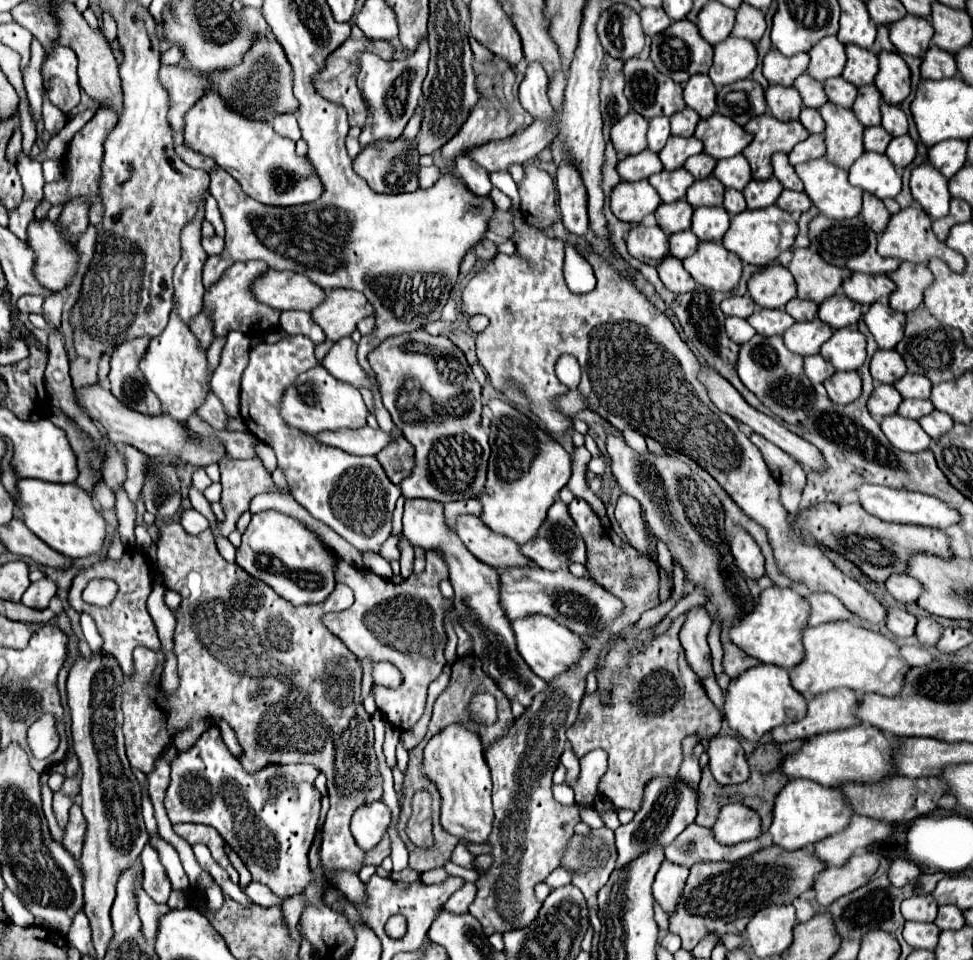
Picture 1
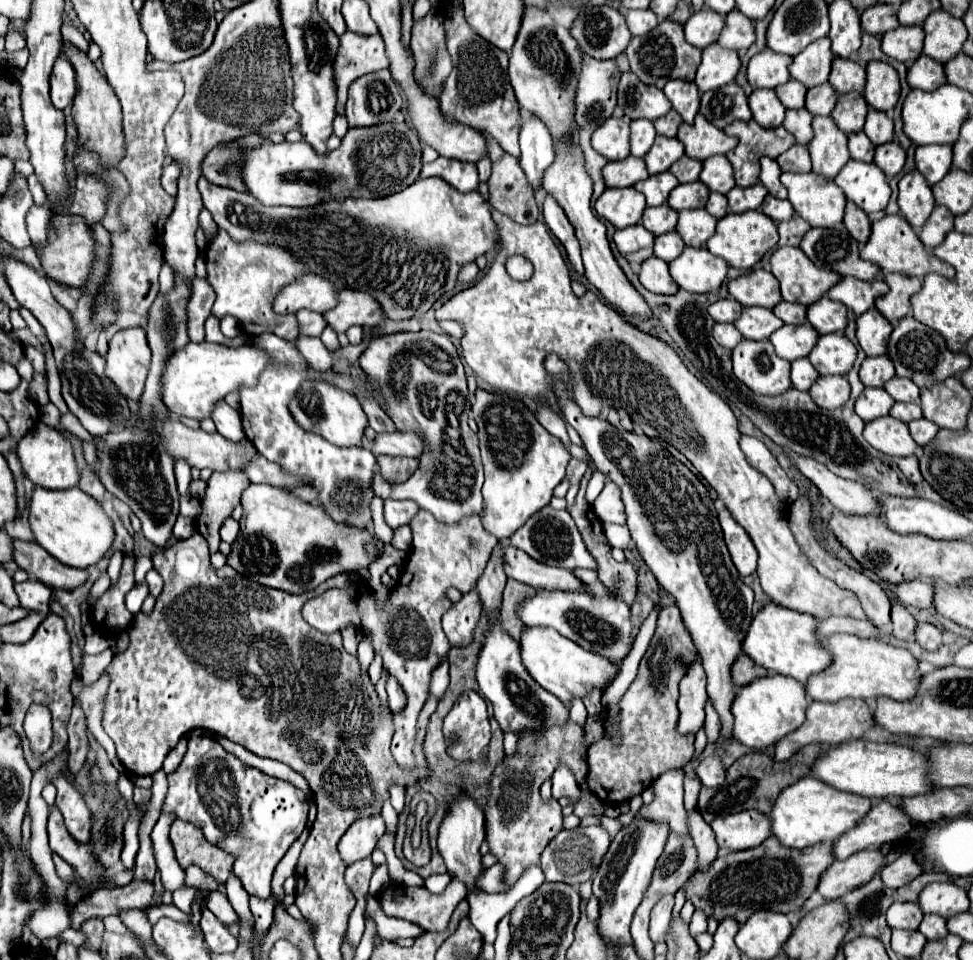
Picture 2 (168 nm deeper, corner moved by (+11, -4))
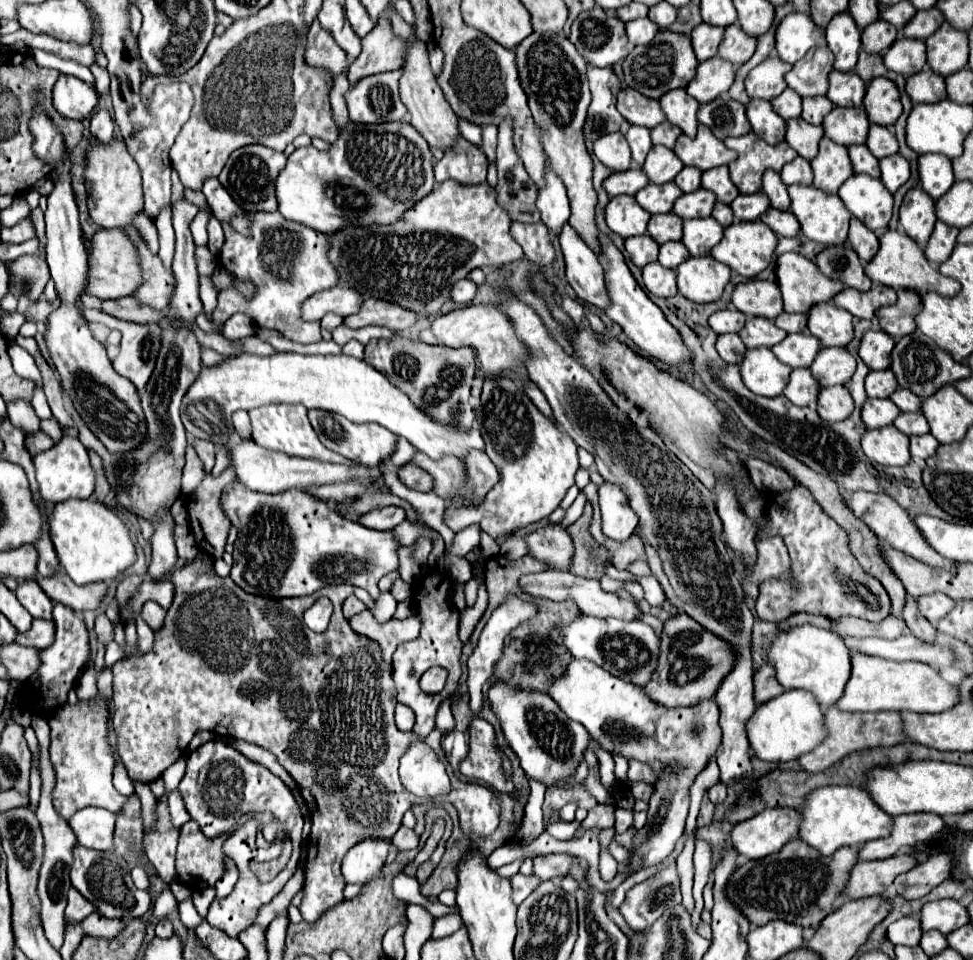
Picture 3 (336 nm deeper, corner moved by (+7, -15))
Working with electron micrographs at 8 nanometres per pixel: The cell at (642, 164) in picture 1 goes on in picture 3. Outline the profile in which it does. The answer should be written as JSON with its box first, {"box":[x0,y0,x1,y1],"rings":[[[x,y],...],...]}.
{"box":[604,169,648,197],"rings":[[[628,169],[628,171],[622,171],[622,173],[612,173],[604,181],[604,189],[606,189],[608,197],[636,195],[646,185],[648,185],[648,179],[640,169]]]}

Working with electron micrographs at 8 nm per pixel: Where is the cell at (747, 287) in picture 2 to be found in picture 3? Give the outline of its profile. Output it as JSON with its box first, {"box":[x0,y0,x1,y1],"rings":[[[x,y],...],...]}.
{"box":[732,279,782,319],"rings":[[[750,279],[732,291],[732,303],[748,317],[774,319],[782,313],[782,295],[776,283]]]}

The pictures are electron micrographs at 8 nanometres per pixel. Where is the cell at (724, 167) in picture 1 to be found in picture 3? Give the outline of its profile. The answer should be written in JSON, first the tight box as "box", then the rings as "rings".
{"box":[702,165,740,203],"rings":[[[726,165],[704,171],[702,173],[702,187],[712,191],[716,195],[716,199],[722,203],[732,203],[732,199],[740,195],[736,185],[730,181],[730,173],[728,173]]]}

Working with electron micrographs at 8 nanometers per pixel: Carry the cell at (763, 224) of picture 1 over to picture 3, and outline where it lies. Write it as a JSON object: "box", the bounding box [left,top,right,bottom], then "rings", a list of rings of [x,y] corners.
{"box":[712,221,778,279],"rings":[[[734,221],[724,229],[724,239],[712,257],[746,279],[754,279],[772,261],[778,237],[762,221]]]}

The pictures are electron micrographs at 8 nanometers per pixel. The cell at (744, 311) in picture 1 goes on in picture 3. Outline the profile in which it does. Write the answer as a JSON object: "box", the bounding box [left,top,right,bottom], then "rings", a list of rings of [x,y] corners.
{"box":[710,309,746,335],"rings":[[[724,309],[724,311],[716,311],[712,317],[710,317],[710,327],[718,333],[718,335],[724,335],[724,333],[738,333],[746,323],[746,315],[742,315],[740,311],[736,309]]]}

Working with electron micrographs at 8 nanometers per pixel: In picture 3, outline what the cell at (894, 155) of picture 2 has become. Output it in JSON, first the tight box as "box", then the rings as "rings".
{"box":[880,153,910,193],"rings":[[[900,153],[890,155],[890,157],[884,157],[884,159],[880,161],[880,171],[882,171],[882,175],[880,175],[882,183],[884,183],[886,189],[892,191],[892,193],[894,193],[900,185],[904,185],[904,183],[908,181],[908,177],[910,177],[908,161],[906,161]]]}

